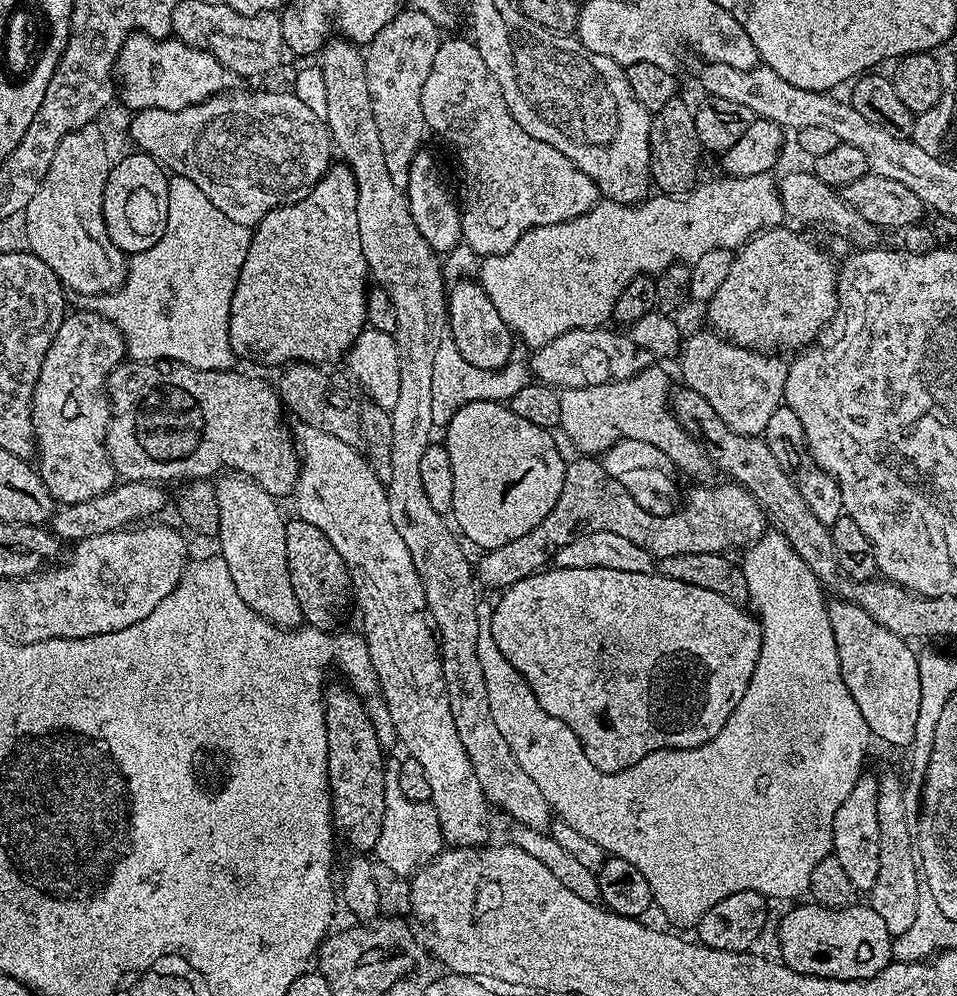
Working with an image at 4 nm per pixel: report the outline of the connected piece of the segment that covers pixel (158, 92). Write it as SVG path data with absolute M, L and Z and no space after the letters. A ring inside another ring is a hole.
M137 32L129 36L128 41L122 46L120 56L116 60L116 66L114 69L115 75L118 77L118 96L124 104L131 110L139 110L142 108L157 108L158 110L182 110L186 106L194 106L198 102L208 100L212 96L216 96L219 92L229 91L233 87L232 80L234 81L234 74L229 68L222 62L218 62L218 58L214 58L211 52L202 48L191 48L189 44L183 44L181 40L175 38L157 38L154 36L148 36L145 32Z

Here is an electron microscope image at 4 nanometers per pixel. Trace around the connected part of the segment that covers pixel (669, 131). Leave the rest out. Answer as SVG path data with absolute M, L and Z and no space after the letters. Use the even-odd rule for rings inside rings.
M677 96L652 116L650 132L651 176L663 195L687 195L699 181L700 158L704 151L696 132L695 111Z

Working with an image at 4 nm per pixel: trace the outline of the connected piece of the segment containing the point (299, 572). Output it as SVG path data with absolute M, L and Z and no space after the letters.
M299 518L289 519L286 523L286 558L290 566L290 586L294 586L303 621L311 628L324 631L339 629L355 605L355 588L352 572L331 545L330 538L313 523Z

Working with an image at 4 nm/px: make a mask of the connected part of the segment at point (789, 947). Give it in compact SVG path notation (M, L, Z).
M807 902L797 903L780 920L780 953L779 959L790 970L807 976L821 976L827 980L869 980L883 968L893 963L893 936L886 930L882 918L874 914L871 906L853 906L851 908L824 908L821 904Z

